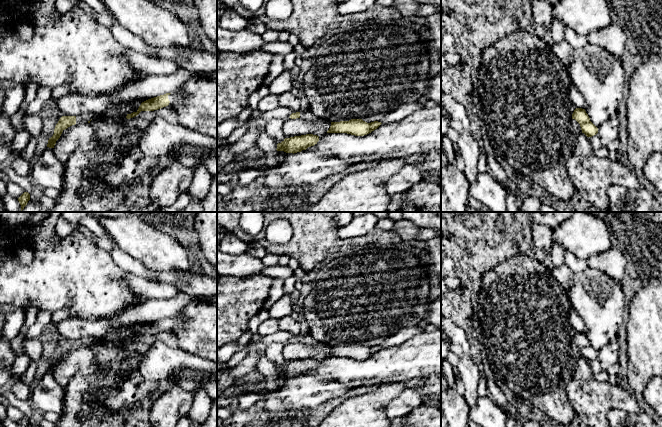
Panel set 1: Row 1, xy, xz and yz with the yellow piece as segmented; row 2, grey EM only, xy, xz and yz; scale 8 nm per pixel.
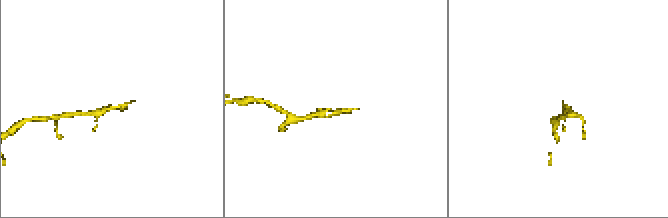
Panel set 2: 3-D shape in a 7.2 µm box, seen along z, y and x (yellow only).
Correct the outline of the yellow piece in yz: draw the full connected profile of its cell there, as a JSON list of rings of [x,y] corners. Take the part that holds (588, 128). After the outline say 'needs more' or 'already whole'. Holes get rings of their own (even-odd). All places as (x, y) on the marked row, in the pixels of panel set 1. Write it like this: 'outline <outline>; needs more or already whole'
outline [[[576,108],[572,114],[572,119],[580,124],[582,133],[587,137],[592,137],[598,133],[598,128],[590,121],[585,109]]]; already whole

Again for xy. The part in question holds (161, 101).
outline [[[182,87],[175,93],[166,93],[151,99],[148,99],[141,103],[138,110],[131,114],[127,114],[126,118],[130,119],[137,116],[141,111],[154,111],[172,105],[174,103],[185,102],[189,99],[189,94]]]; needs more

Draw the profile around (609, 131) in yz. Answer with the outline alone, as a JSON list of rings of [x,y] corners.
[[[612,116],[606,122],[598,127],[598,136],[602,147],[608,147],[608,144],[619,138],[619,119],[618,116]]]

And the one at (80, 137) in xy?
[[[85,121],[63,130],[53,148],[56,159],[65,164],[74,152],[90,155],[97,145],[92,126]]]

